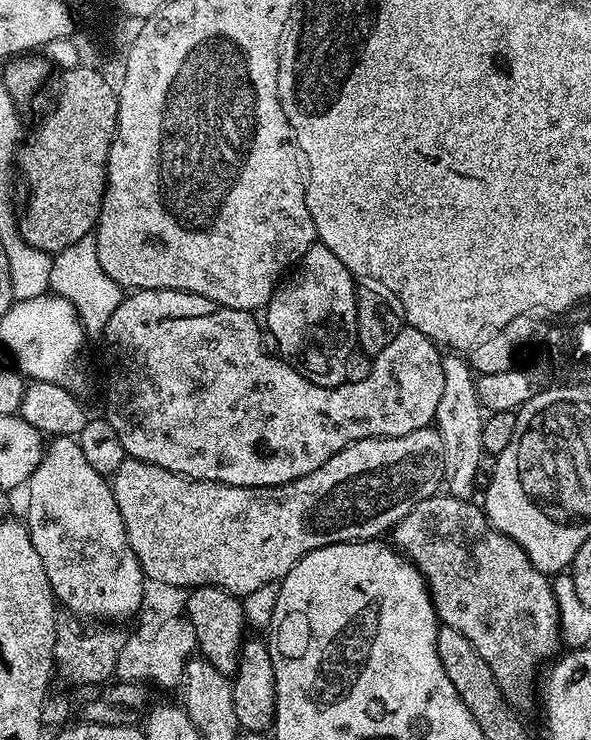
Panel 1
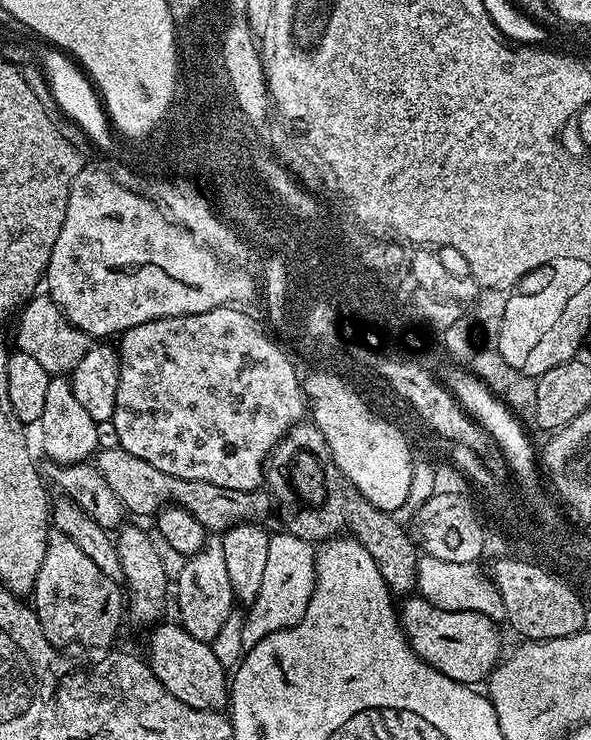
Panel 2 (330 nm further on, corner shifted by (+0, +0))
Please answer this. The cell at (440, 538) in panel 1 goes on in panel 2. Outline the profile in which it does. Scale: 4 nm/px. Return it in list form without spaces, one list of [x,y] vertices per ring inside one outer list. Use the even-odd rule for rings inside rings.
[[[100,448],[94,456],[94,466],[106,478],[110,490],[118,494],[122,506],[132,515],[155,517],[165,506],[184,508],[191,516],[198,518],[209,533],[223,534],[236,524],[267,521],[274,505],[267,491],[226,490],[214,486],[214,482],[198,482],[174,478],[170,474],[162,474],[158,466],[150,466],[150,462],[142,462],[142,458],[134,458],[121,448]]]

